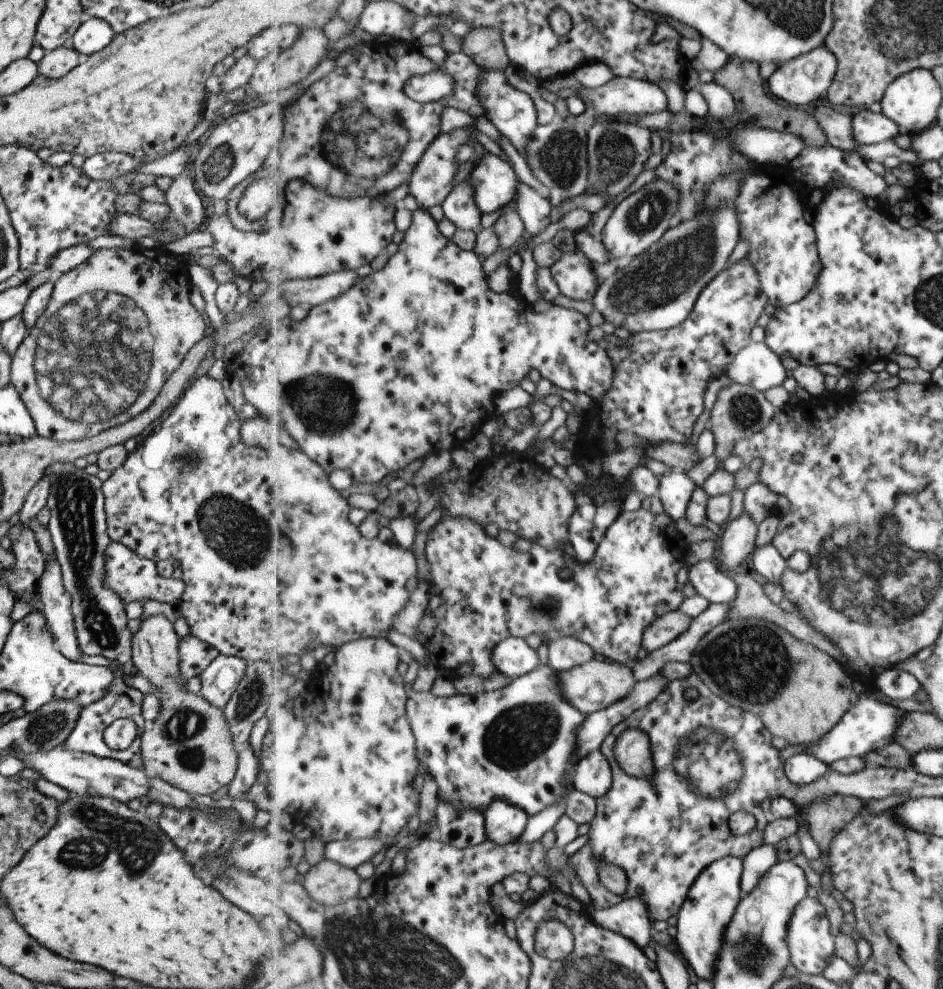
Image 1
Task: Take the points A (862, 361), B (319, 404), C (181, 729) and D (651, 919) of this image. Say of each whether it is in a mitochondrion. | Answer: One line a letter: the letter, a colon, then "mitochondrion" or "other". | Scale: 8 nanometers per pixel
A: other
B: mitochondrion
C: mitochondrion
D: other

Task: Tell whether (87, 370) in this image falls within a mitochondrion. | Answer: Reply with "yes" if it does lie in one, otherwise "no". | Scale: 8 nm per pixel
yes

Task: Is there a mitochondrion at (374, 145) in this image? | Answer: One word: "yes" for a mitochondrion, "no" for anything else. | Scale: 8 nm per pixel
yes

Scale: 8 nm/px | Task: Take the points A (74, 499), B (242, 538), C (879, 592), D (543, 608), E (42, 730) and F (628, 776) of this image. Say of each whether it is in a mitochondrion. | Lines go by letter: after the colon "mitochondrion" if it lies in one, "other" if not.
A: mitochondrion
B: mitochondrion
C: mitochondrion
D: mitochondrion
E: mitochondrion
F: other

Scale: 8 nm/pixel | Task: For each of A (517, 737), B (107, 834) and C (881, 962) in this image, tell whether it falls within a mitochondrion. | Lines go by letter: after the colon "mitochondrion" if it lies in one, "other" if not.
A: mitochondrion
B: mitochondrion
C: other

